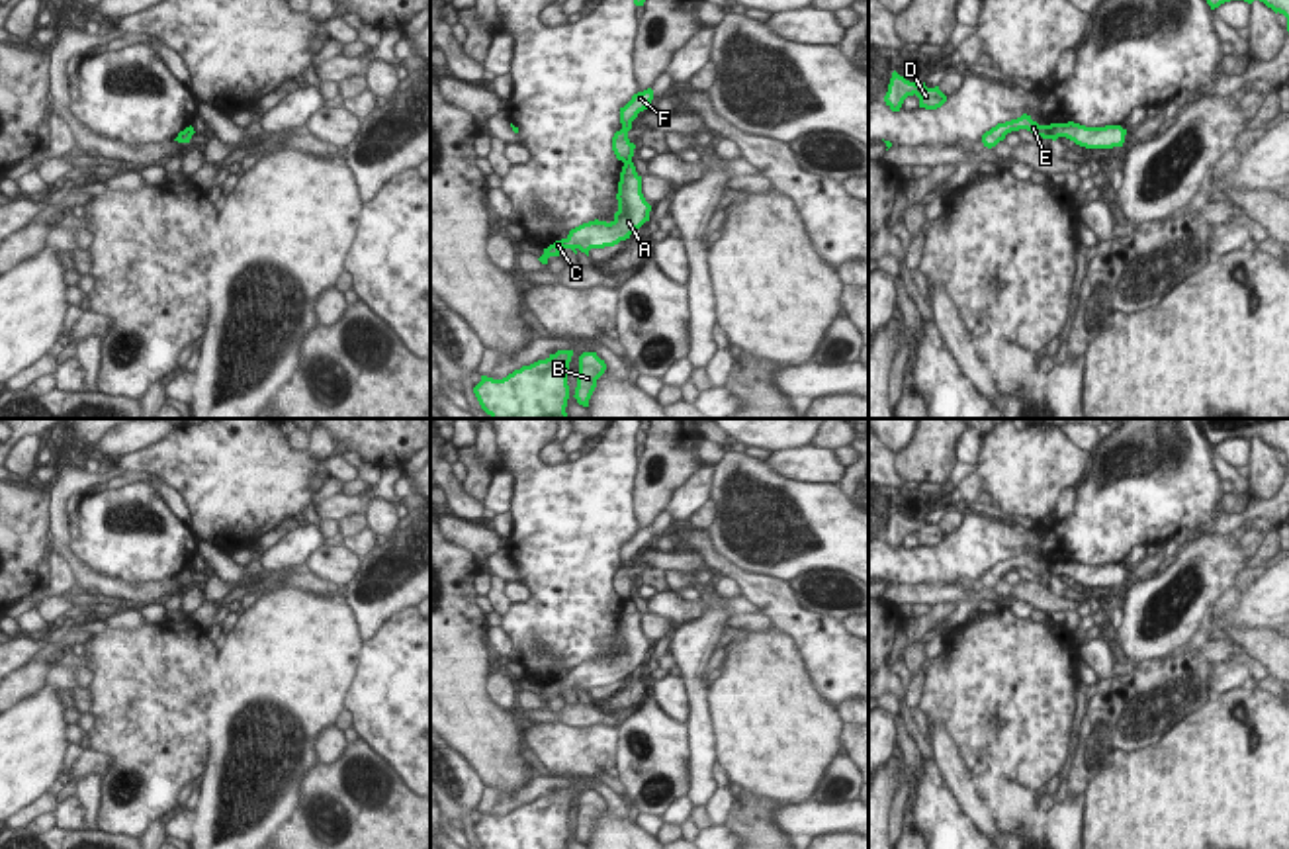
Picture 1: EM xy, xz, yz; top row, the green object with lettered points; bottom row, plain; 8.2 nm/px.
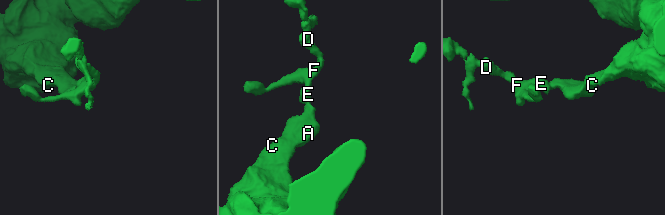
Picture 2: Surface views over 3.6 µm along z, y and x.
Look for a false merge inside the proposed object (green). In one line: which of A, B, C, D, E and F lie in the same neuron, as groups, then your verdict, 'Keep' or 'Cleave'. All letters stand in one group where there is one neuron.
Groups: A B C / D E F. Cleave

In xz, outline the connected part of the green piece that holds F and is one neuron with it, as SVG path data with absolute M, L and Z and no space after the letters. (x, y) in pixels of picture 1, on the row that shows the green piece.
M647 88L632 96L632 100L620 108L620 123L622 129L612 137L612 151L618 160L628 162L634 156L636 145L628 139L628 131L632 129L632 121L638 117L640 112L647 110L653 100L653 90Z

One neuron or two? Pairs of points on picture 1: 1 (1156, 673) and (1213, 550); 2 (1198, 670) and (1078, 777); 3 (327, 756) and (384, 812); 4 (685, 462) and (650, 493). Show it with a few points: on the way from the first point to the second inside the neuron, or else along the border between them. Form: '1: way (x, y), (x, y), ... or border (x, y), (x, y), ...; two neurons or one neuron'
1: border (1168, 654), (1129, 660); two neurons
2: way (1166, 689), (1106, 746); one neuron
3: border (347, 744), (331, 763), (319, 763); two neurons
4: way (677, 466), (658, 486); one neuron

